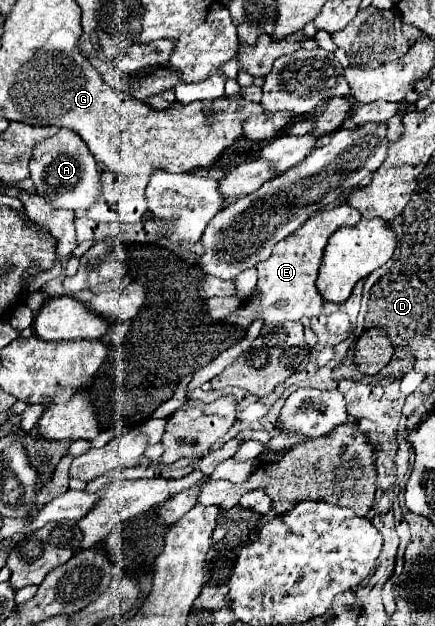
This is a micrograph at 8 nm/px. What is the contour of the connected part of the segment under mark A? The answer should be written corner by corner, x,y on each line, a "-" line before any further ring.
59,130
53,138
43,140
33,150
33,160
29,164
31,180
35,184
35,192
45,196
57,208
71,208
71,210
87,210
97,198
101,190
97,162
89,152
83,138
75,134
75,130

